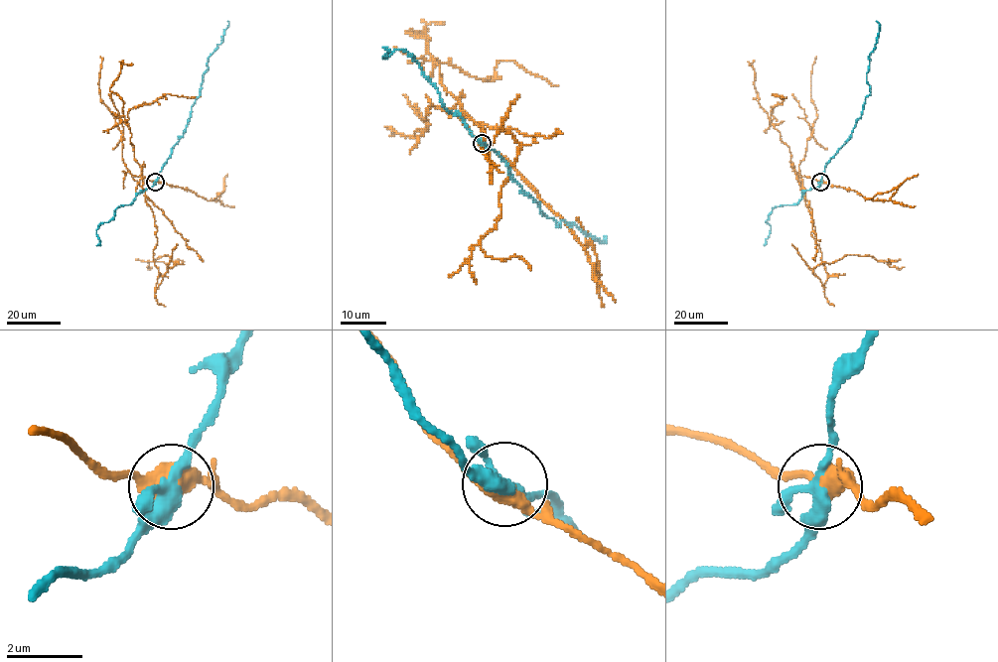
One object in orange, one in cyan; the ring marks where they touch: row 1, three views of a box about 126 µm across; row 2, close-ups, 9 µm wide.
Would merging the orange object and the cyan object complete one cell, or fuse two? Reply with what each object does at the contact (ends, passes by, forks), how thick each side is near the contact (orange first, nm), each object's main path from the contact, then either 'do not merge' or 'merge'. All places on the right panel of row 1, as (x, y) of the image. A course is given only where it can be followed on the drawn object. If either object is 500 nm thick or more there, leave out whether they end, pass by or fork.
orange passes by | cyan passes by | 480/380 nm | orange via (820, 182), (800, 176), (811, 235), (828, 275), (824, 287), (812, 270), (822, 263), (846, 255), (897, 262) | cyan via (820, 182), (825, 165), (850, 136), (870, 93), (867, 73), (869, 54), (877, 42), (876, 21) | do not merge

